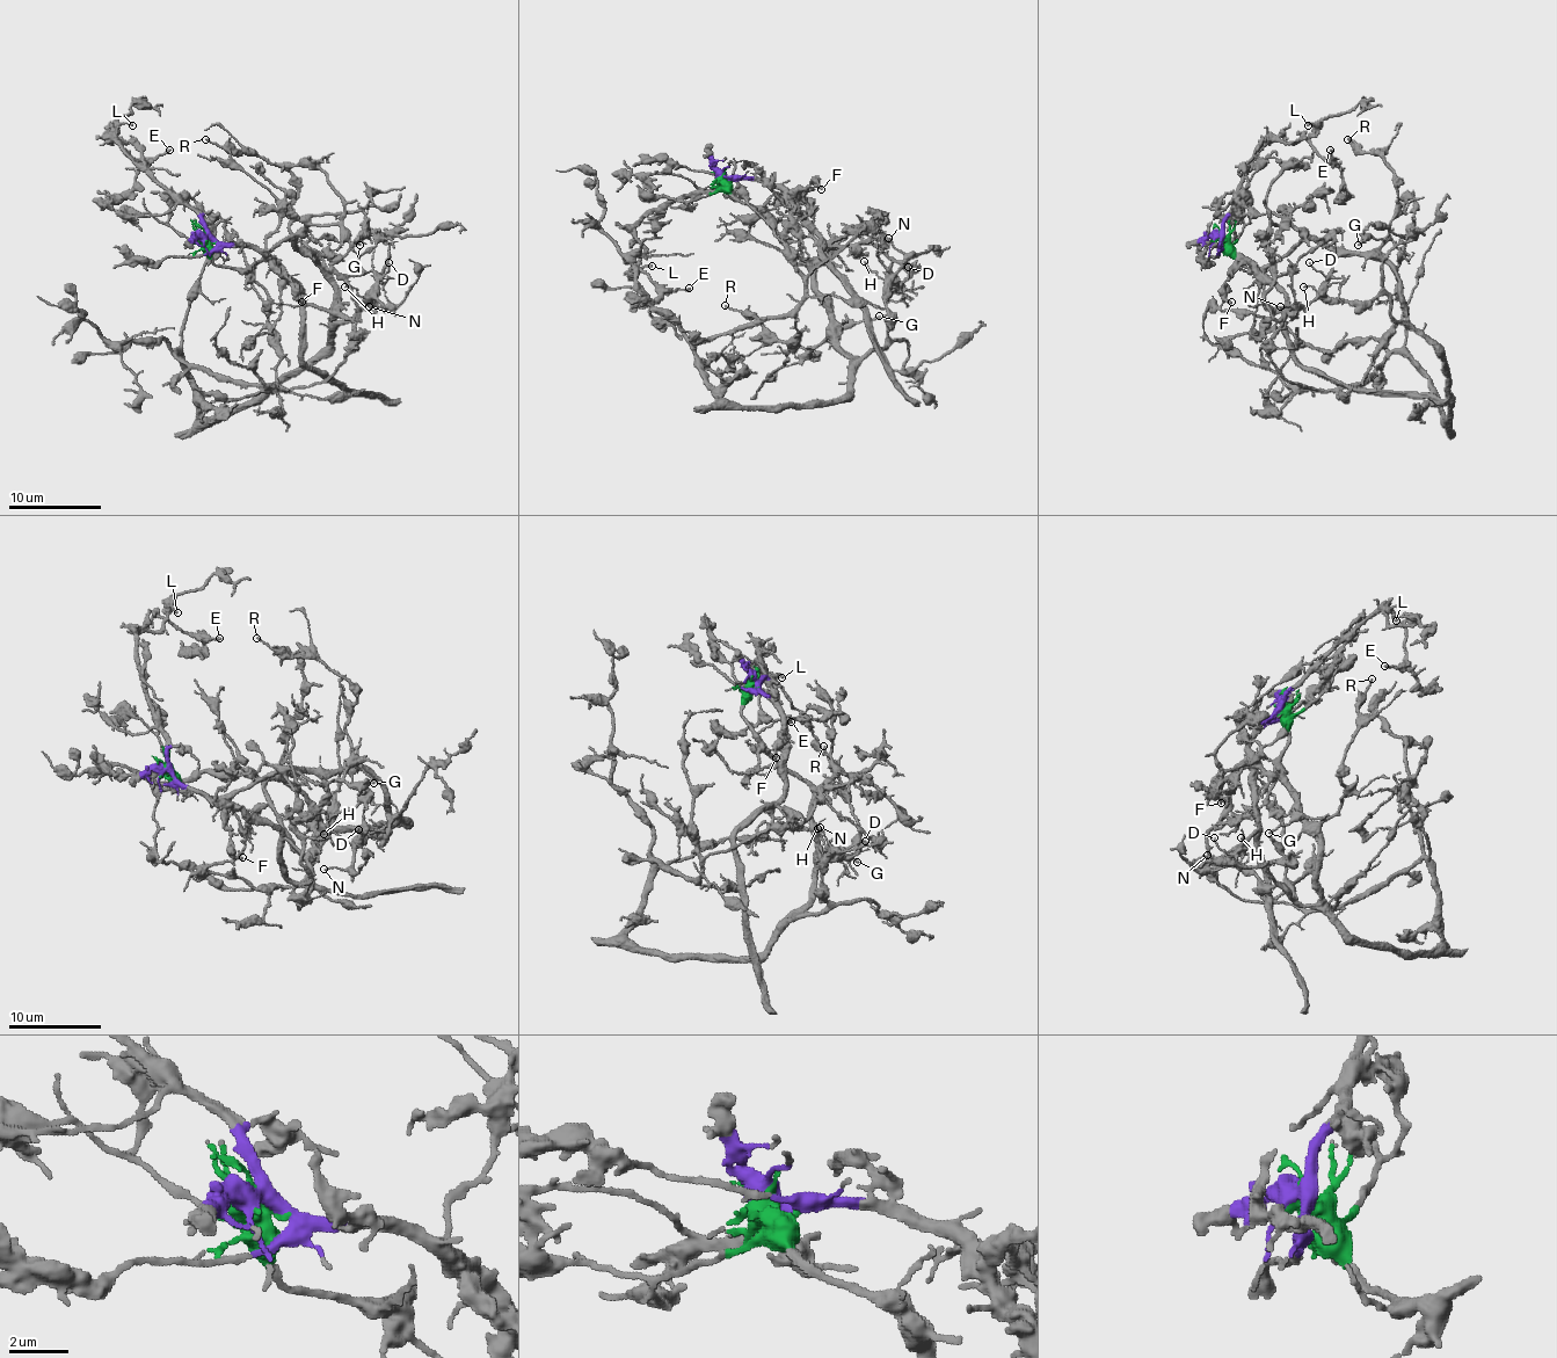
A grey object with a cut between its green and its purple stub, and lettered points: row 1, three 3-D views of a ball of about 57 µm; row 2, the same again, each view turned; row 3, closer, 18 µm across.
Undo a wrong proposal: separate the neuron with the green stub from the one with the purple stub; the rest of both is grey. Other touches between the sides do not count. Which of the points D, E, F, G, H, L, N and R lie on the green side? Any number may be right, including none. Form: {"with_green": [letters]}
{"with_green": ["D", "G", "H", "N", "R"]}

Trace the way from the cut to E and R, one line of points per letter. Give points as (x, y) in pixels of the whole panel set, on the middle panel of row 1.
E: (727, 178), (712, 189), (661, 203), (635, 229), (642, 247), (638, 266), (656, 284), (689, 289)
R: (725, 178), (725, 187), (764, 215), (808, 266), (829, 333), (808, 347), (815, 356), (725, 305)

